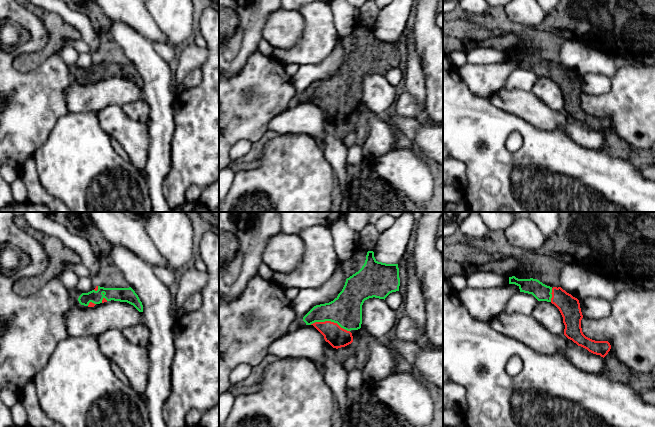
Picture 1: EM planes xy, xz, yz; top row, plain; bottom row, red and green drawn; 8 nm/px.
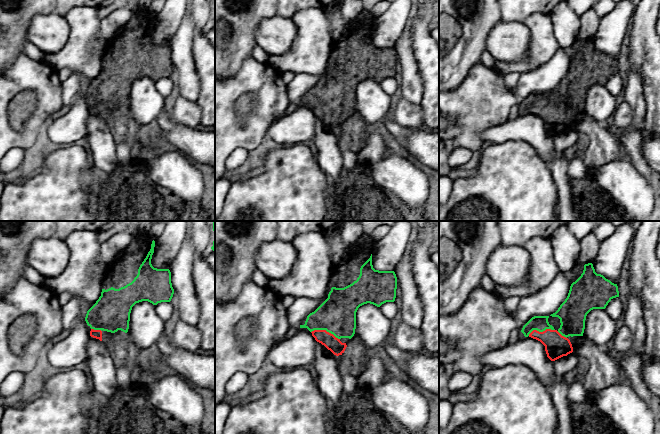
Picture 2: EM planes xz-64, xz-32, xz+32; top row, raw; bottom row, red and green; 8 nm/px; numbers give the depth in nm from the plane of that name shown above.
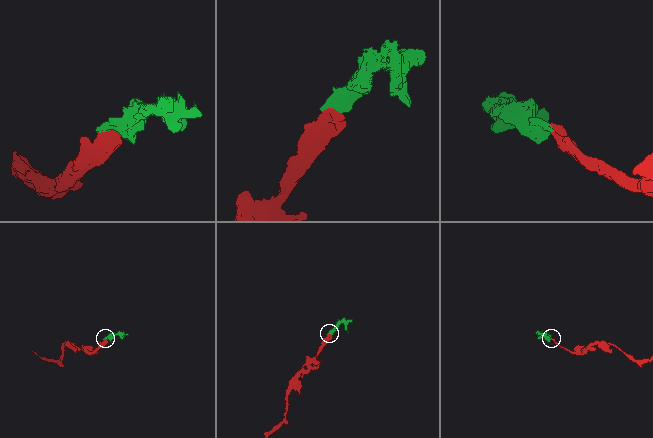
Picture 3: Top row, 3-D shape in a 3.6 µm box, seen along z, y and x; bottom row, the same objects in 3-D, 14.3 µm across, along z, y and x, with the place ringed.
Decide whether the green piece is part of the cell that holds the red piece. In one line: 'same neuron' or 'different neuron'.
same neuron

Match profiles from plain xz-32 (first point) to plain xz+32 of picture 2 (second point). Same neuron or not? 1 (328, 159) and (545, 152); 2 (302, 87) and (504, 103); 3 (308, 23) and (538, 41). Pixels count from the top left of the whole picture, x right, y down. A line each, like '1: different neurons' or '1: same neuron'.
1: different neurons
2: different neurons
3: same neuron

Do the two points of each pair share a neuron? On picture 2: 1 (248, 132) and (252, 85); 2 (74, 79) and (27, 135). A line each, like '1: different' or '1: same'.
1: same
2: different

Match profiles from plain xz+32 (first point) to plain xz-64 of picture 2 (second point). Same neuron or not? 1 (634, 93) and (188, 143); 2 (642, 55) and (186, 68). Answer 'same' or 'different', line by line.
1: different
2: different

